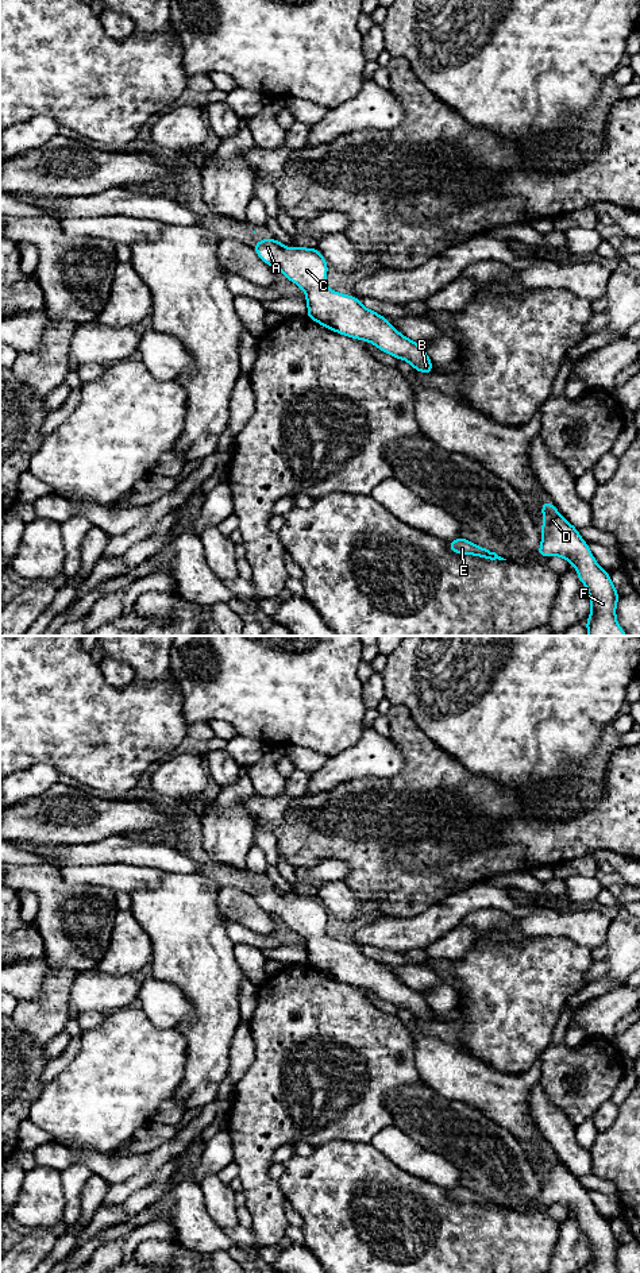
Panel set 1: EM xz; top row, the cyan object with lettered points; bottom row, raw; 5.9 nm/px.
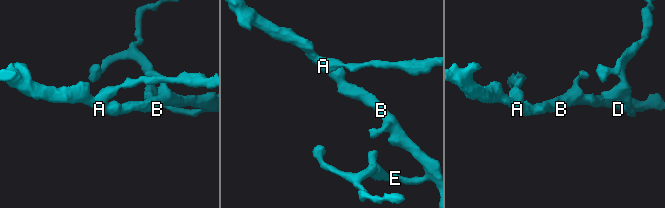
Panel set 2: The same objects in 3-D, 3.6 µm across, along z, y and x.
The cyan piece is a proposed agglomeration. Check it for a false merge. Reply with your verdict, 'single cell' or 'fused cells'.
single cell

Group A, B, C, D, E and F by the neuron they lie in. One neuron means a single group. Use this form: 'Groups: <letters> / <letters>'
Groups: A B C D E F

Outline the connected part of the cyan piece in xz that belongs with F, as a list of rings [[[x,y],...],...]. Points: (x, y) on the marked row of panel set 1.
[[[541,501],[543,525],[541,544],[537,556],[562,556],[577,570],[586,586],[591,602],[590,618],[586,620],[589,636],[628,636],[616,618],[620,594],[614,589],[610,574],[598,566],[587,543],[548,501]]]

